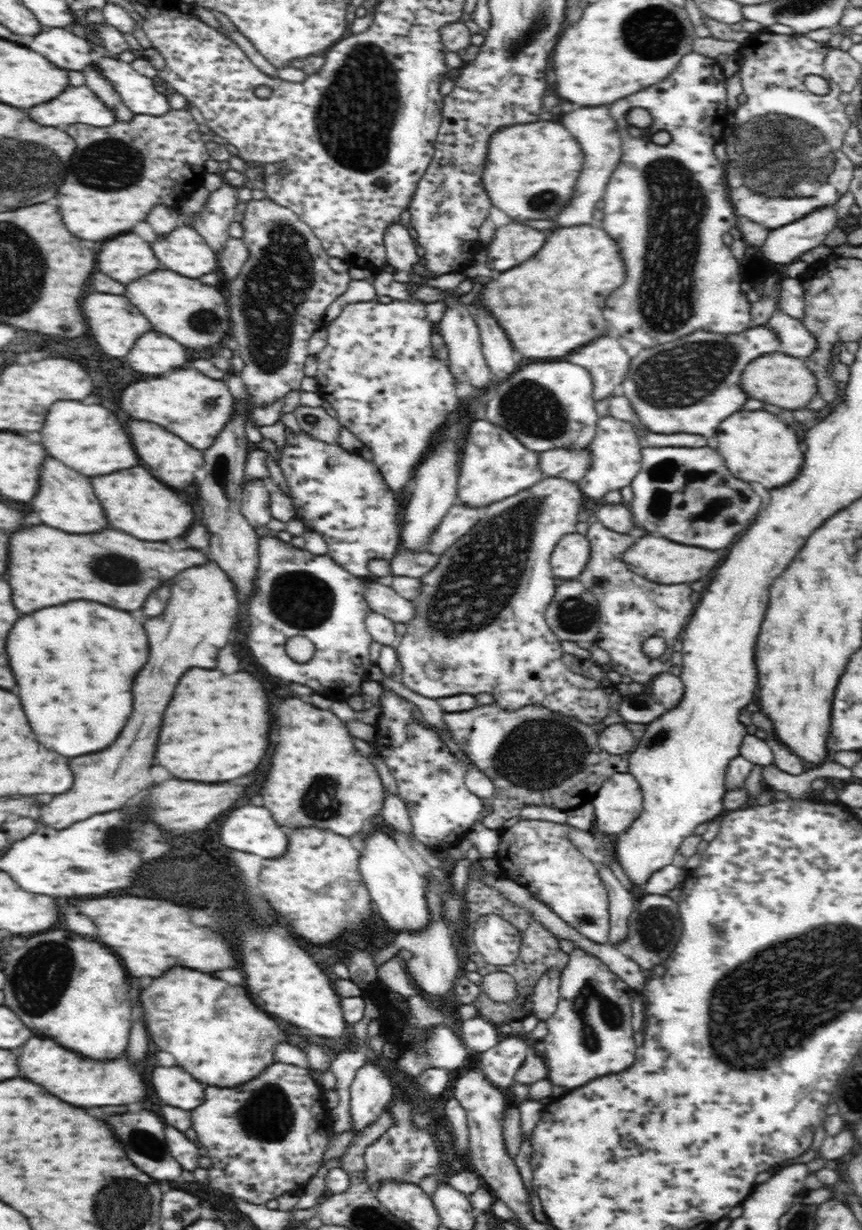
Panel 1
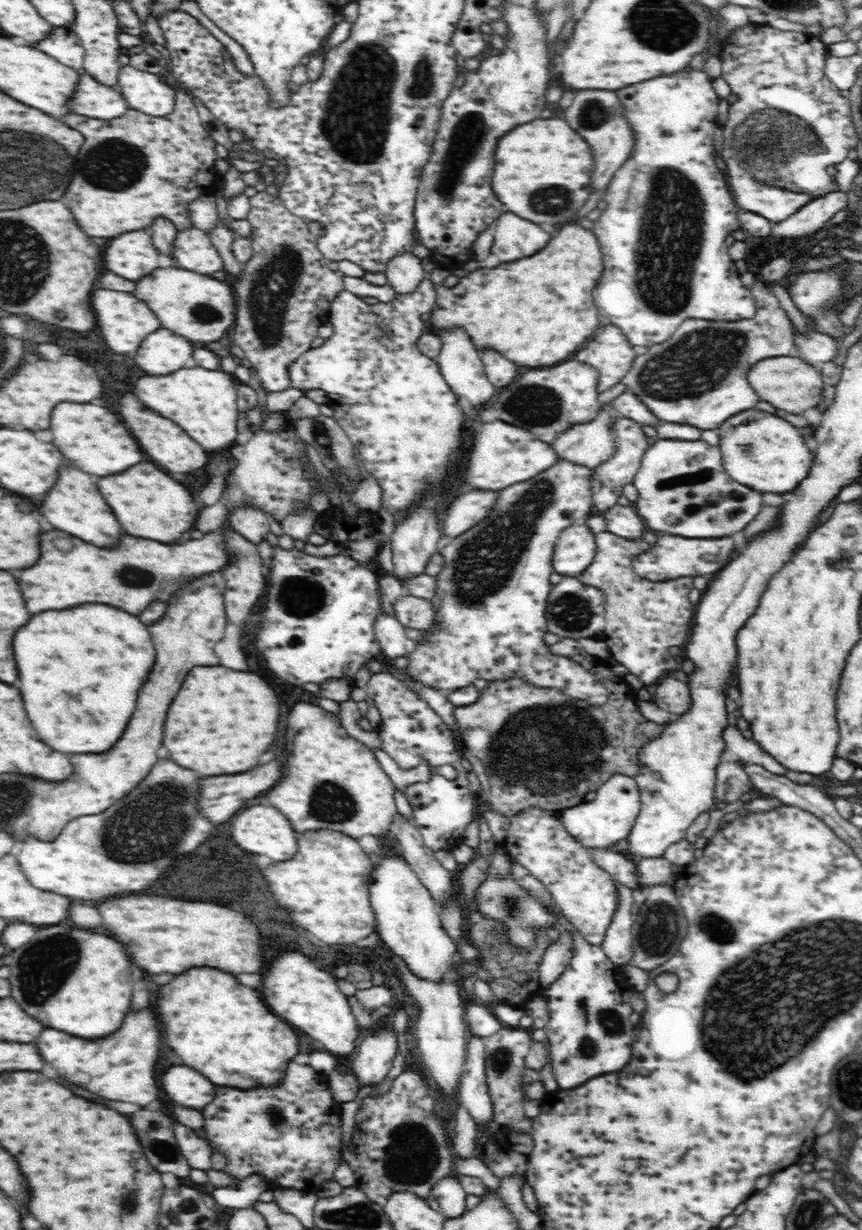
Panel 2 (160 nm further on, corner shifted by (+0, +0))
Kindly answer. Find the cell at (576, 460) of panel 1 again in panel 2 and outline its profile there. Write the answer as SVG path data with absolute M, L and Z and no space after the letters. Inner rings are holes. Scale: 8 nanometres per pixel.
M610 404L599 408L598 418L562 432L551 444L557 460L584 468L596 468L615 451L611 420L615 415Z

